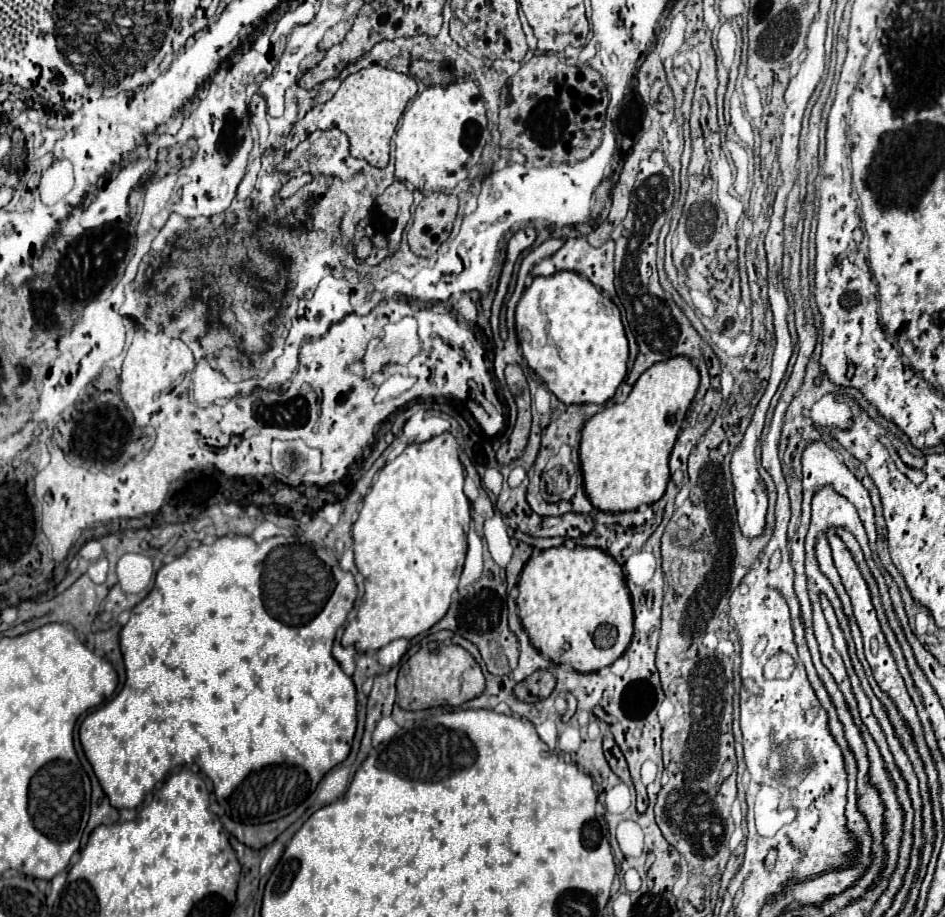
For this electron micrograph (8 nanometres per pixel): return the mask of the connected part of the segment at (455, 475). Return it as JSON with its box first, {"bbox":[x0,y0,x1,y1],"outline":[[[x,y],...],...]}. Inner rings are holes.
{"bbox":[341,432,471,652],"outline":[[[445,432],[445,434],[439,434],[435,438],[431,438],[429,442],[423,442],[423,444],[413,444],[413,446],[407,446],[403,450],[403,454],[399,454],[393,462],[387,462],[385,468],[377,474],[377,480],[373,482],[371,486],[371,492],[363,498],[363,508],[359,512],[359,518],[357,522],[353,524],[353,550],[355,550],[355,564],[357,564],[358,572],[363,575],[365,581],[365,593],[363,594],[363,604],[359,606],[357,610],[357,616],[355,620],[351,620],[343,632],[343,640],[341,644],[343,646],[353,646],[355,650],[359,652],[369,652],[369,650],[379,650],[383,646],[387,646],[389,642],[397,640],[397,638],[415,638],[417,634],[421,632],[427,632],[431,626],[435,626],[443,616],[445,612],[449,610],[449,604],[451,604],[451,598],[453,598],[453,592],[457,590],[457,584],[459,584],[459,576],[461,576],[461,570],[463,570],[463,560],[465,560],[465,554],[467,554],[467,532],[469,532],[469,524],[471,524],[471,502],[469,498],[463,494],[463,480],[465,480],[465,474],[463,474],[463,466],[459,462],[459,454],[457,454],[457,440],[453,438],[451,432]]]}

